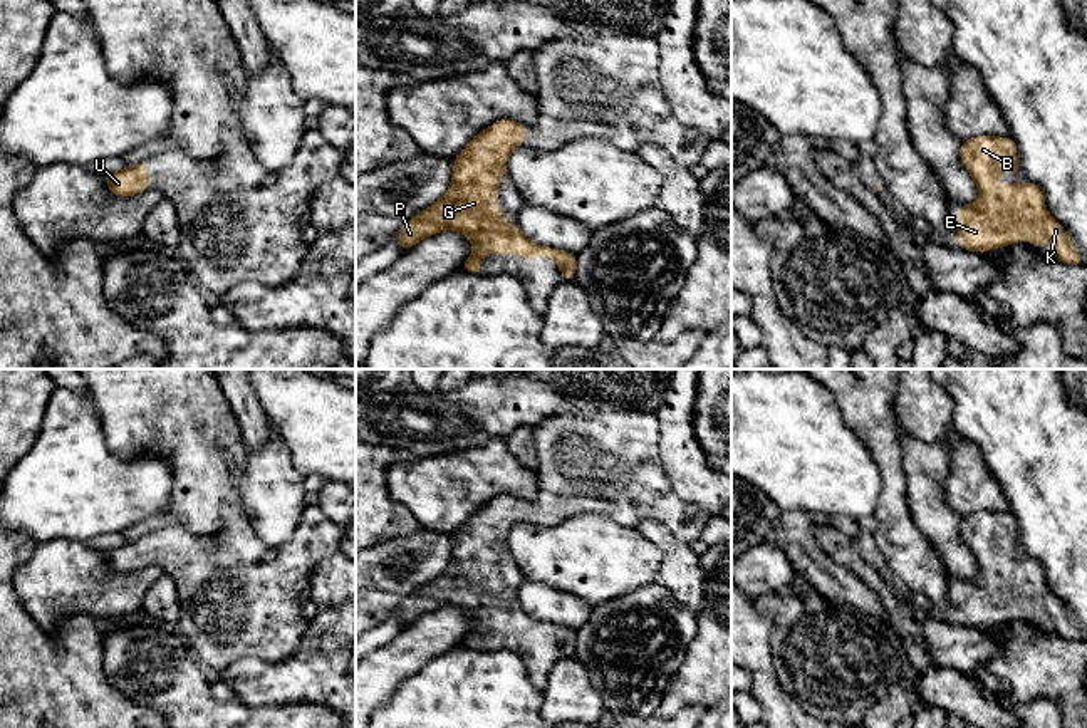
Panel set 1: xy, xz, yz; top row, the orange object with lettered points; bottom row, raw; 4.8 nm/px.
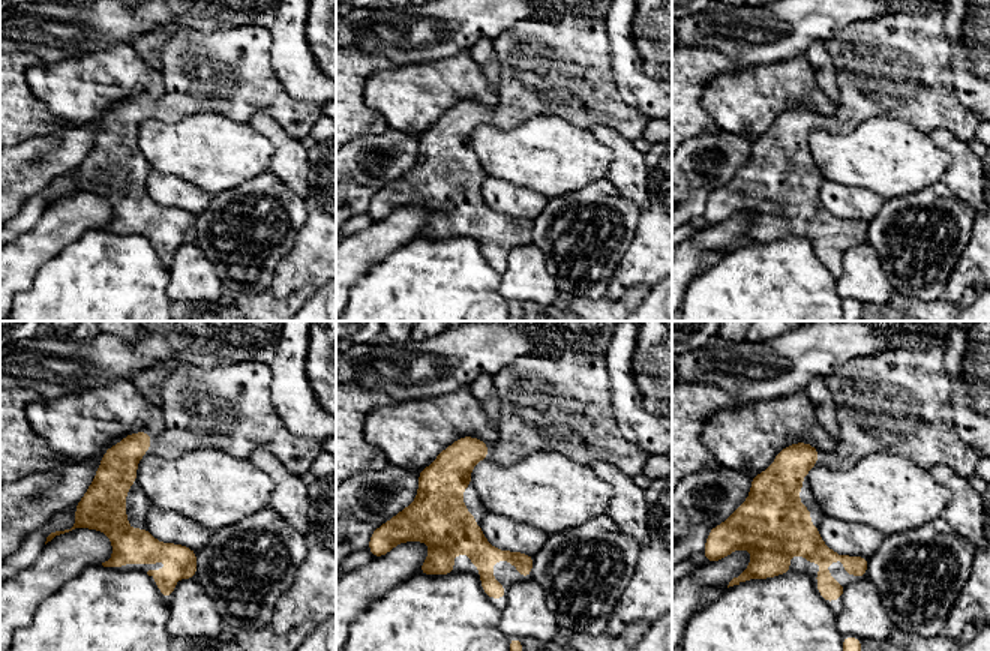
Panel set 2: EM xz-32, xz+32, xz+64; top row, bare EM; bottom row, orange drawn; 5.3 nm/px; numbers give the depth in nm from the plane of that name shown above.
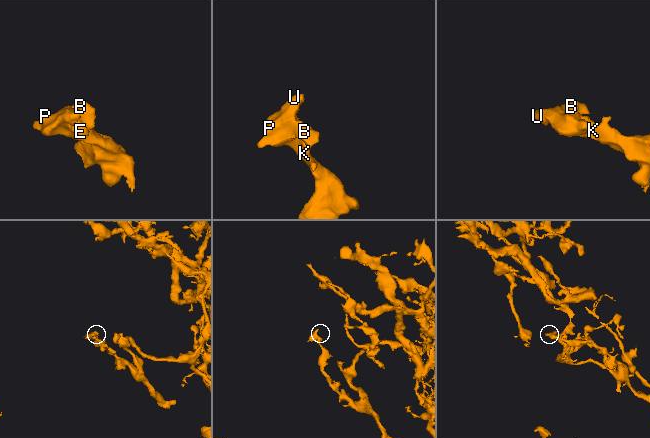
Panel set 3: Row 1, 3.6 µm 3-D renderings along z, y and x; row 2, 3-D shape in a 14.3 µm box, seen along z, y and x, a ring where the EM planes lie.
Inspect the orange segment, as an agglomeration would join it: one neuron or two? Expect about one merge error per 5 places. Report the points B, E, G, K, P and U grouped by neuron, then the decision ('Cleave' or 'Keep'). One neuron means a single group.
Groups: B E G K P U. Keep

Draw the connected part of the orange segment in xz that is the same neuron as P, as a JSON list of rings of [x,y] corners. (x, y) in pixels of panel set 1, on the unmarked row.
[[[500,495],[476,510],[455,532],[448,567],[398,606],[401,627],[424,612],[455,606],[473,619],[471,631],[460,642],[465,647],[483,649],[478,634],[497,629],[522,631],[525,636],[550,632],[560,642],[564,658],[574,658],[575,631],[532,619],[520,602],[498,599],[500,592],[510,592],[508,585],[497,584],[498,559],[507,550],[507,533],[518,522],[525,522],[525,500],[512,495]]]

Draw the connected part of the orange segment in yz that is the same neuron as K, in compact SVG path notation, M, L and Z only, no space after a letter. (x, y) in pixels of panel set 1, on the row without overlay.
M981 510L963 517L960 535L971 550L980 567L976 579L961 580L958 587L958 624L968 627L991 627L1001 622L1012 622L1018 616L1032 617L1042 624L1042 617L1050 617L1048 632L1065 641L1084 639L1082 629L1070 619L1065 604L1047 587L1043 569L1035 559L1000 560L998 552L1003 550L1001 533L1008 532L1008 550L1020 550L1017 520L1010 512L996 513Z

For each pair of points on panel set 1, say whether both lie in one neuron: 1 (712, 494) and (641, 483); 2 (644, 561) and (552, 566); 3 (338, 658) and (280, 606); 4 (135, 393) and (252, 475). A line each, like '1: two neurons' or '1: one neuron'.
1: two neurons
2: one neuron
3: two neurons
4: two neurons

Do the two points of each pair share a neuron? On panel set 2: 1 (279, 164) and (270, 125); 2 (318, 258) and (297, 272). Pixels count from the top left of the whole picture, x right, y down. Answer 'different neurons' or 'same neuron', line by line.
1: same neuron
2: same neuron

